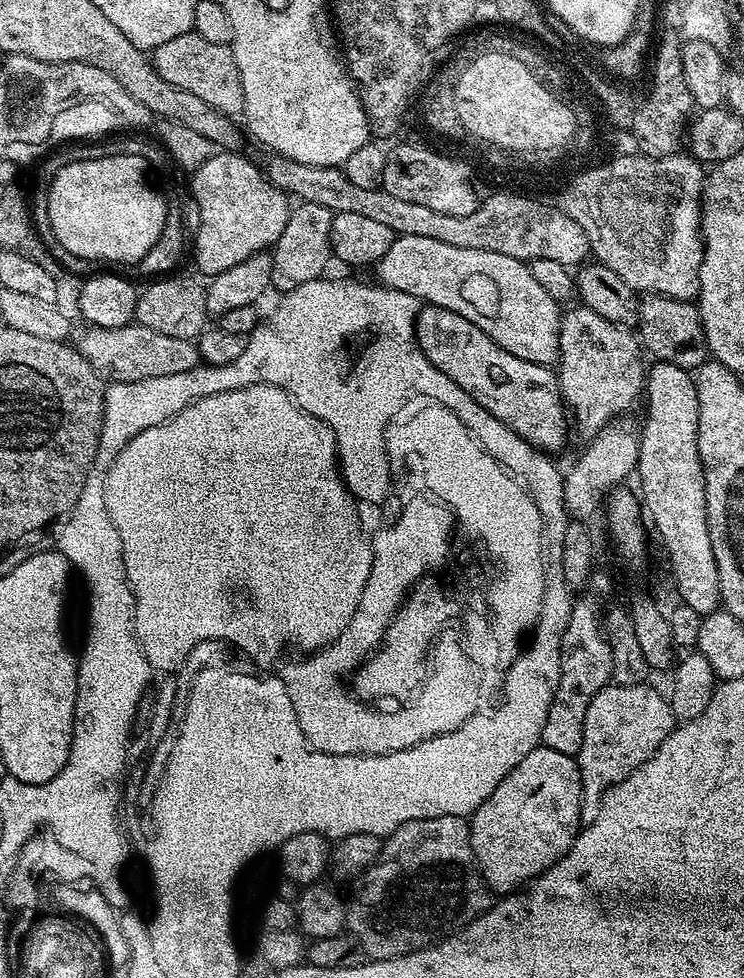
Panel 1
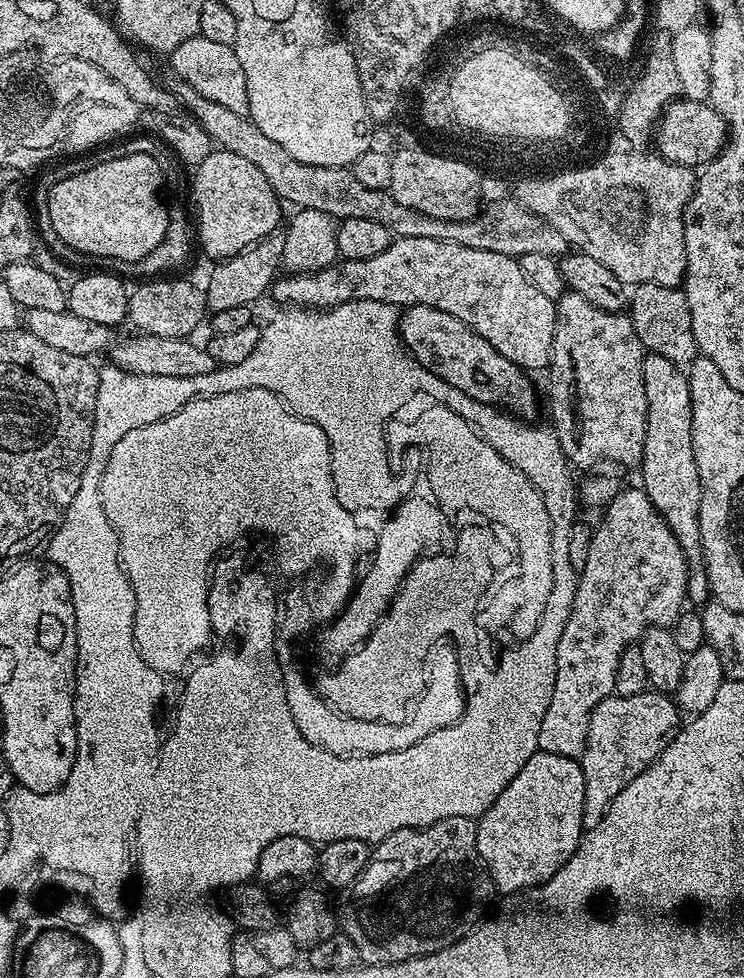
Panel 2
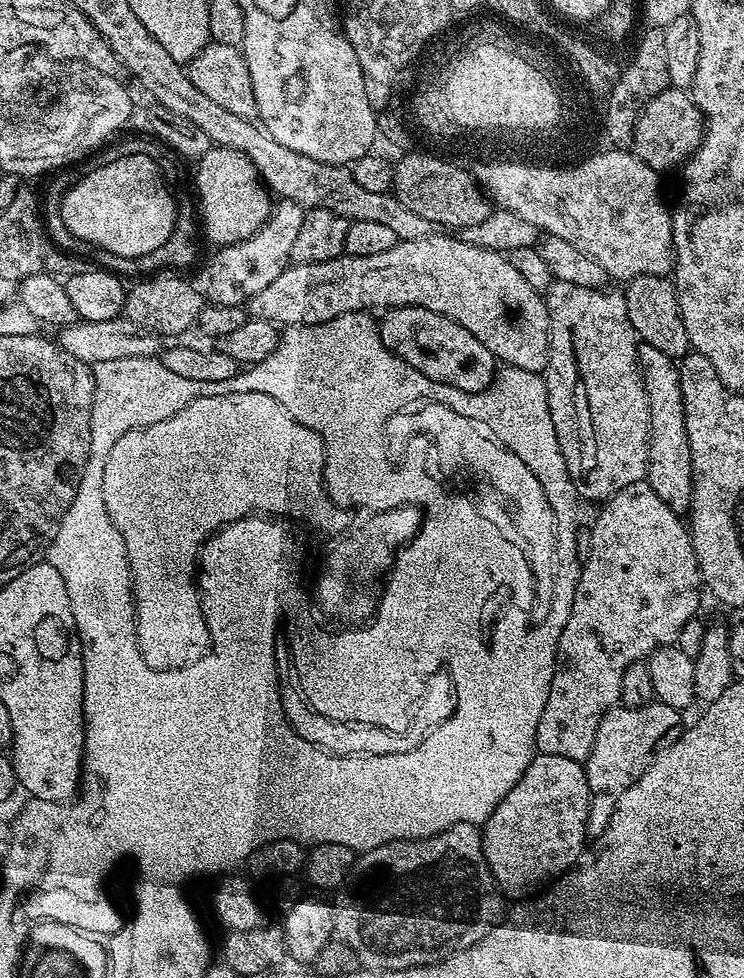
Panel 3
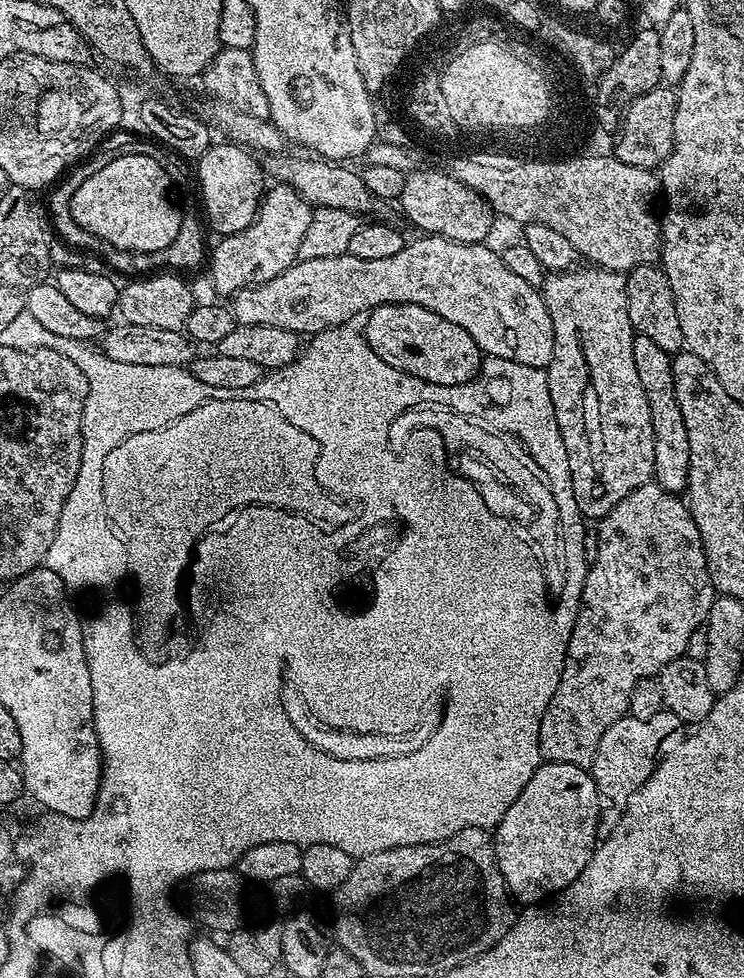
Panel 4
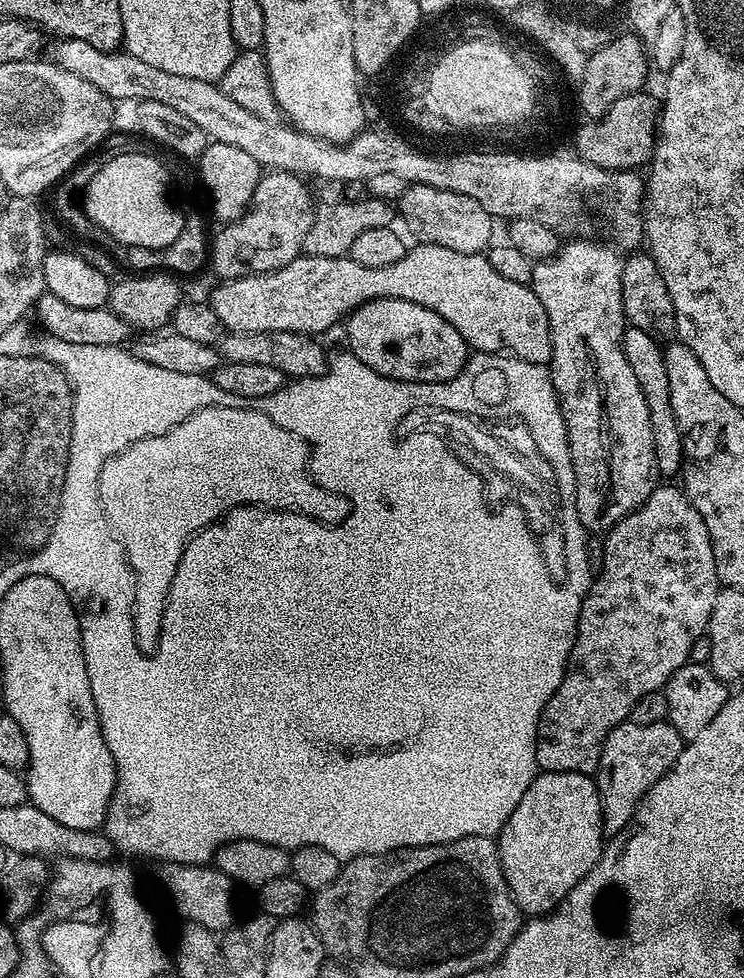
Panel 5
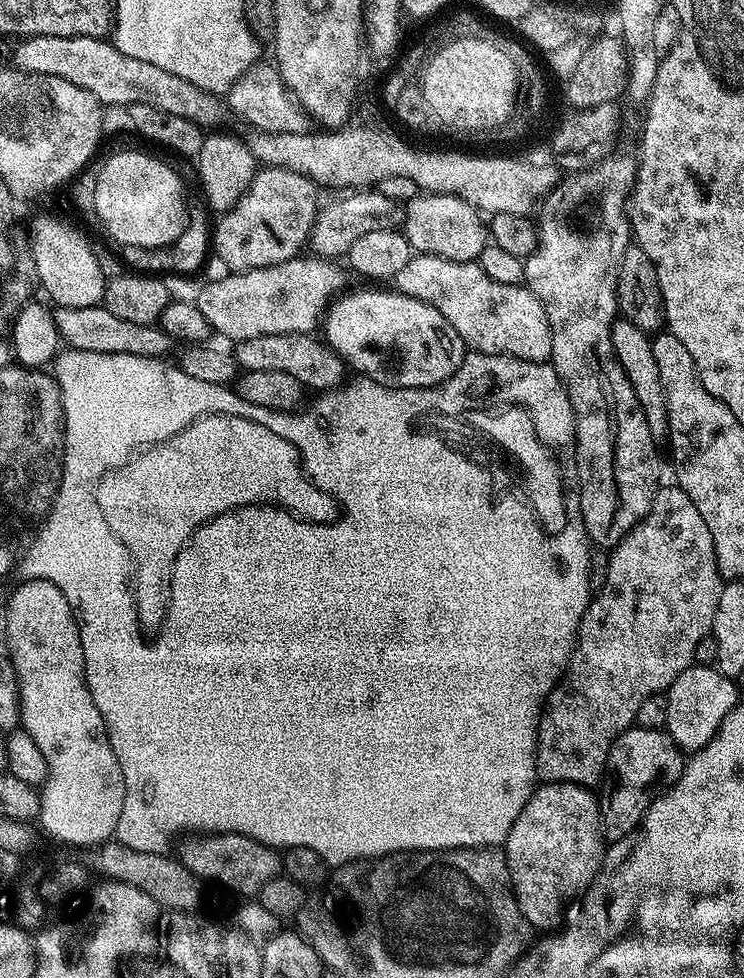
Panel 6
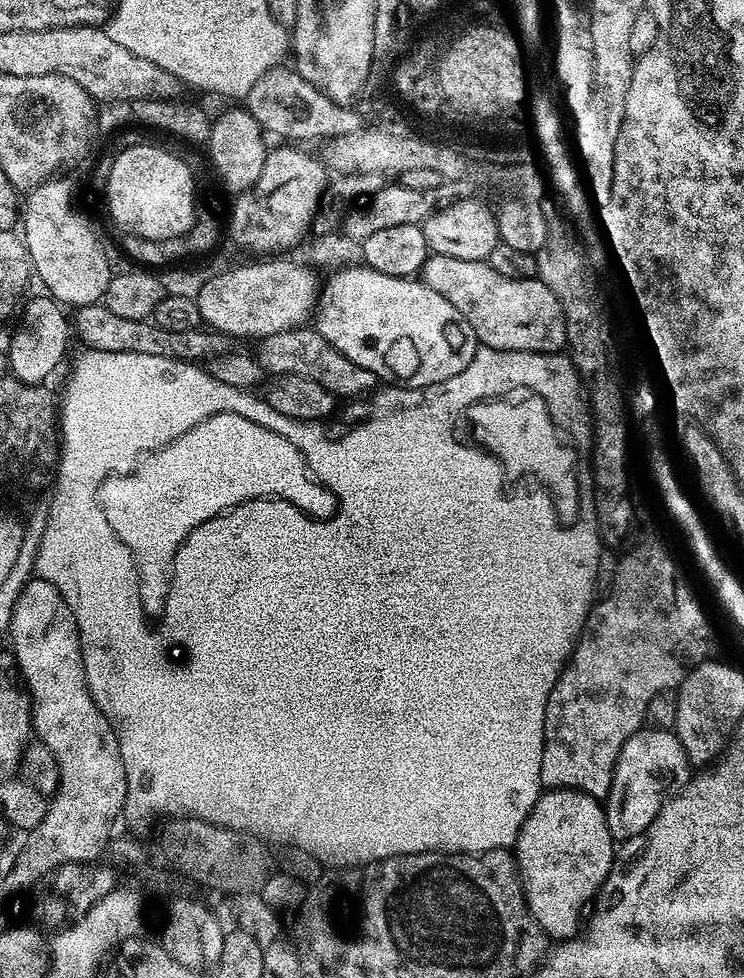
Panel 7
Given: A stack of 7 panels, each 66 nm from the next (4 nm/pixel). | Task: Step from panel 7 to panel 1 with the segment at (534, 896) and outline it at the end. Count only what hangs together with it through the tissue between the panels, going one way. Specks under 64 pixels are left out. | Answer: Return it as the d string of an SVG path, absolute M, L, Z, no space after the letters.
M543 746L530 750L530 754L526 754L526 758L522 758L522 762L518 762L518 766L514 766L514 770L510 770L502 782L498 782L494 794L490 794L490 798L486 798L486 802L482 802L482 806L471 813L468 826L480 875L493 893L507 894L527 885L528 881L536 879L567 854L582 827L581 798L582 782L576 757L558 754L558 750Z

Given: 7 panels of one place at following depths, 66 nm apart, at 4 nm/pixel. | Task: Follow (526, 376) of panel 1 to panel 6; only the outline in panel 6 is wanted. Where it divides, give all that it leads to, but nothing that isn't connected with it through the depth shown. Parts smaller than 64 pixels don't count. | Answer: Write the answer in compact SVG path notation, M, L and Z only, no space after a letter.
M395 290L389 292L354 292L343 295L326 313L322 332L326 343L349 369L369 376L388 388L434 388L449 380L462 366L466 355L464 339L426 302Z

